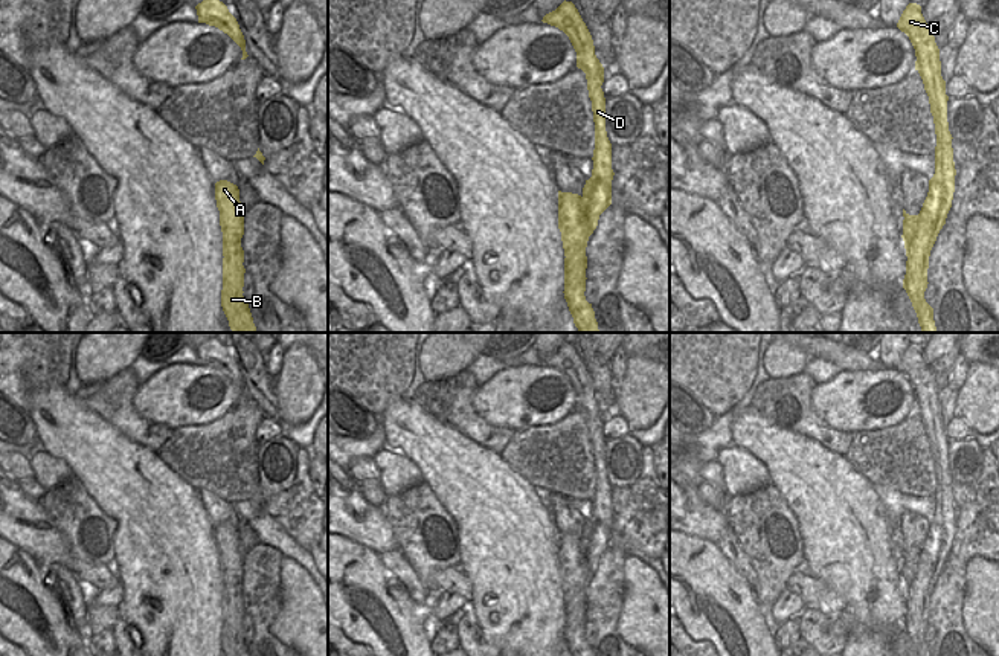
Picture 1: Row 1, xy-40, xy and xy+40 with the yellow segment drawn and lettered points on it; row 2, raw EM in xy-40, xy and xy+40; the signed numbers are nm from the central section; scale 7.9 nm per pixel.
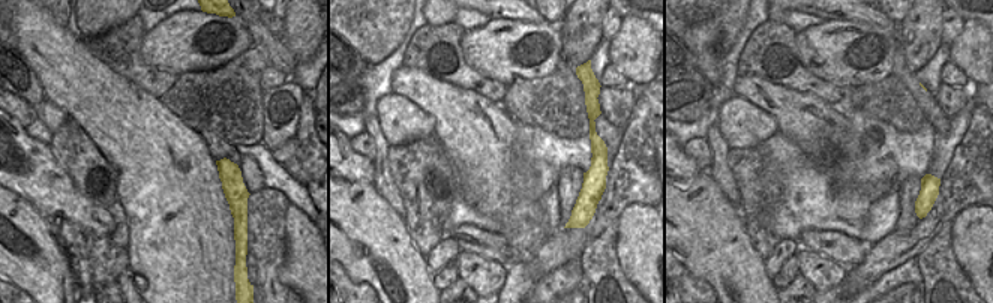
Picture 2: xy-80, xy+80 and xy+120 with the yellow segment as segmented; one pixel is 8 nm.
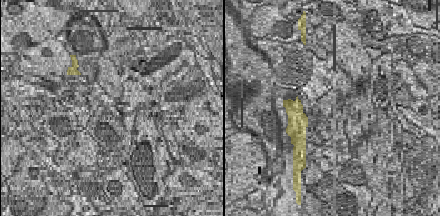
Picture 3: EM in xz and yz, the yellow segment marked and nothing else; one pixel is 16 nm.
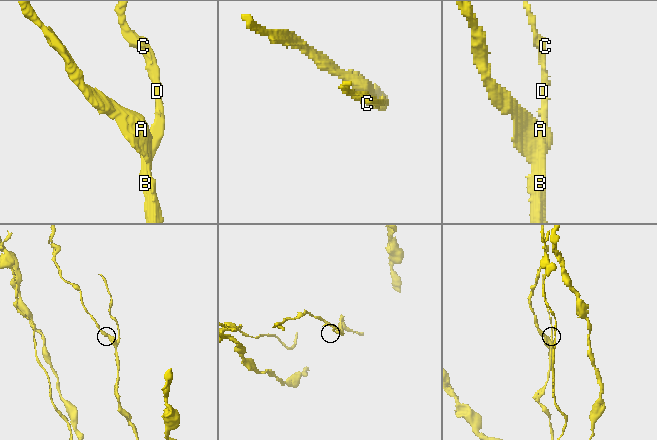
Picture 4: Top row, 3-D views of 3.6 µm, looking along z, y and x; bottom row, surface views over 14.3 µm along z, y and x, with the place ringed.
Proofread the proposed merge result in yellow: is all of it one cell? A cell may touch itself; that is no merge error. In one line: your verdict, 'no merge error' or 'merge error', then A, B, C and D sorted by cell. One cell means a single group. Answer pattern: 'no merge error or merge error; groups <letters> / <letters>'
merge error; groups A / B C D

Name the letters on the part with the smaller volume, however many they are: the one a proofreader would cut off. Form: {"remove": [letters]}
{"remove": ["B", "C", "D"]}

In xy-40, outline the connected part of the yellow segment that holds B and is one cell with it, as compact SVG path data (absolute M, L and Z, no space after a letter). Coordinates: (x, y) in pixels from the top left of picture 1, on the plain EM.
M223 600L223 632L221 648L224 656L252 656L249 645L244 642L244 607L230 606Z

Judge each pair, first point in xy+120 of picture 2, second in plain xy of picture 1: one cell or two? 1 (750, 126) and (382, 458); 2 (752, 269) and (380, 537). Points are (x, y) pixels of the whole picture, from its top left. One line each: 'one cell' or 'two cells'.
1: one cell
2: two cells

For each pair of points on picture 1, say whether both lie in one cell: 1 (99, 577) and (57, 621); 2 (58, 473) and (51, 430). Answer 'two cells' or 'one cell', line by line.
1: two cells
2: two cells

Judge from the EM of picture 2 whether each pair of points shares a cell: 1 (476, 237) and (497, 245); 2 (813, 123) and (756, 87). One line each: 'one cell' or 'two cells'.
1: one cell
2: one cell

